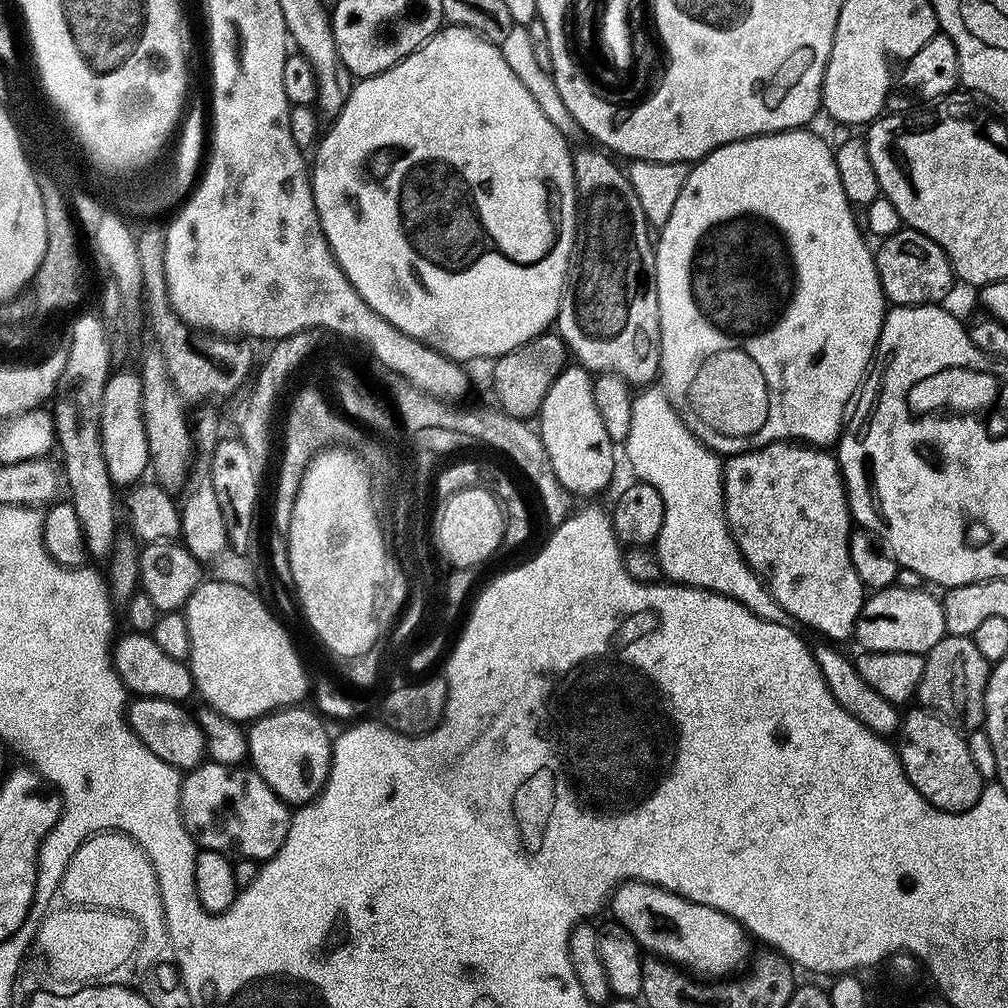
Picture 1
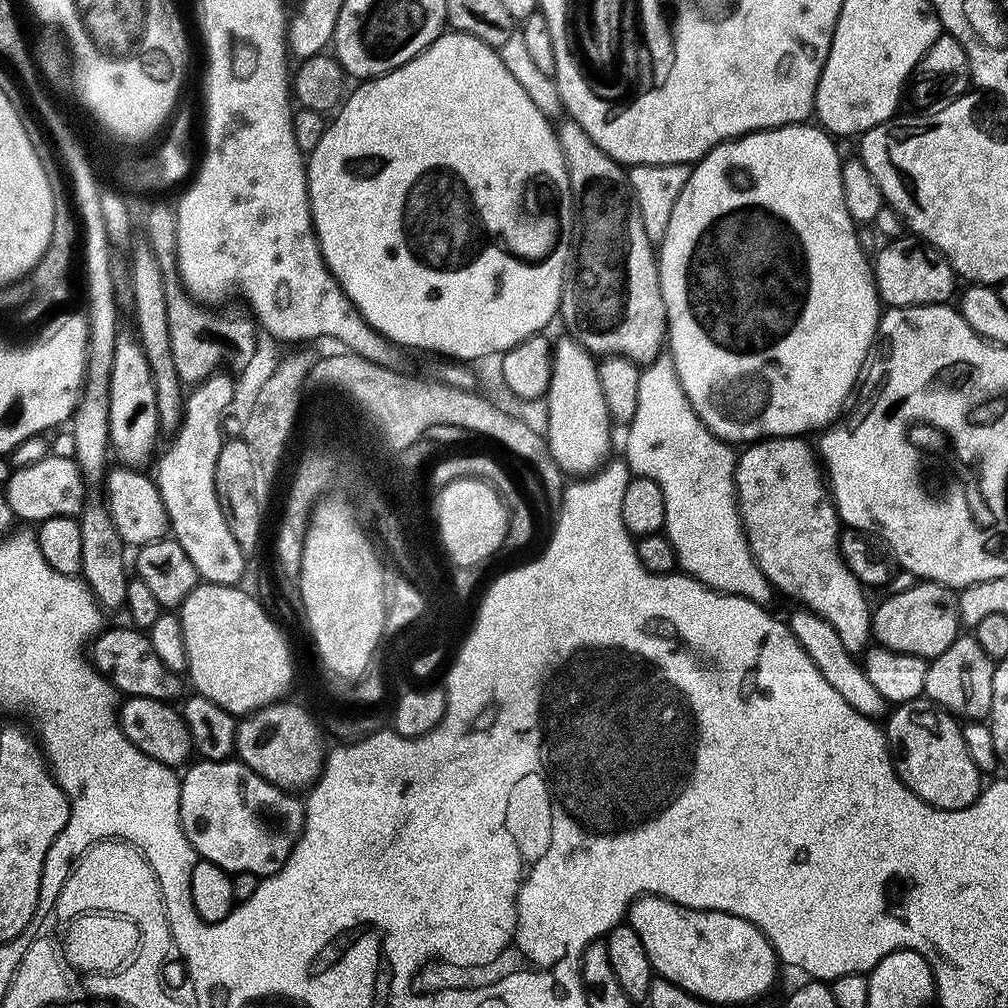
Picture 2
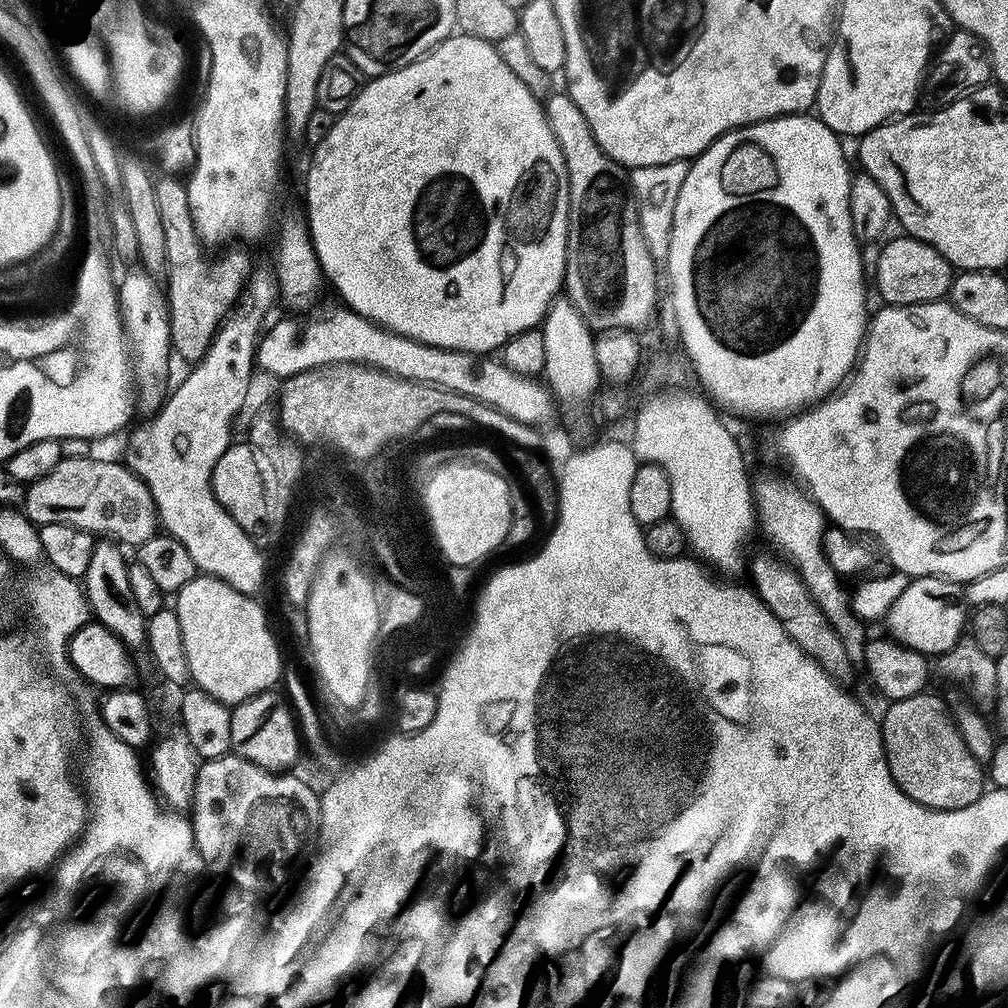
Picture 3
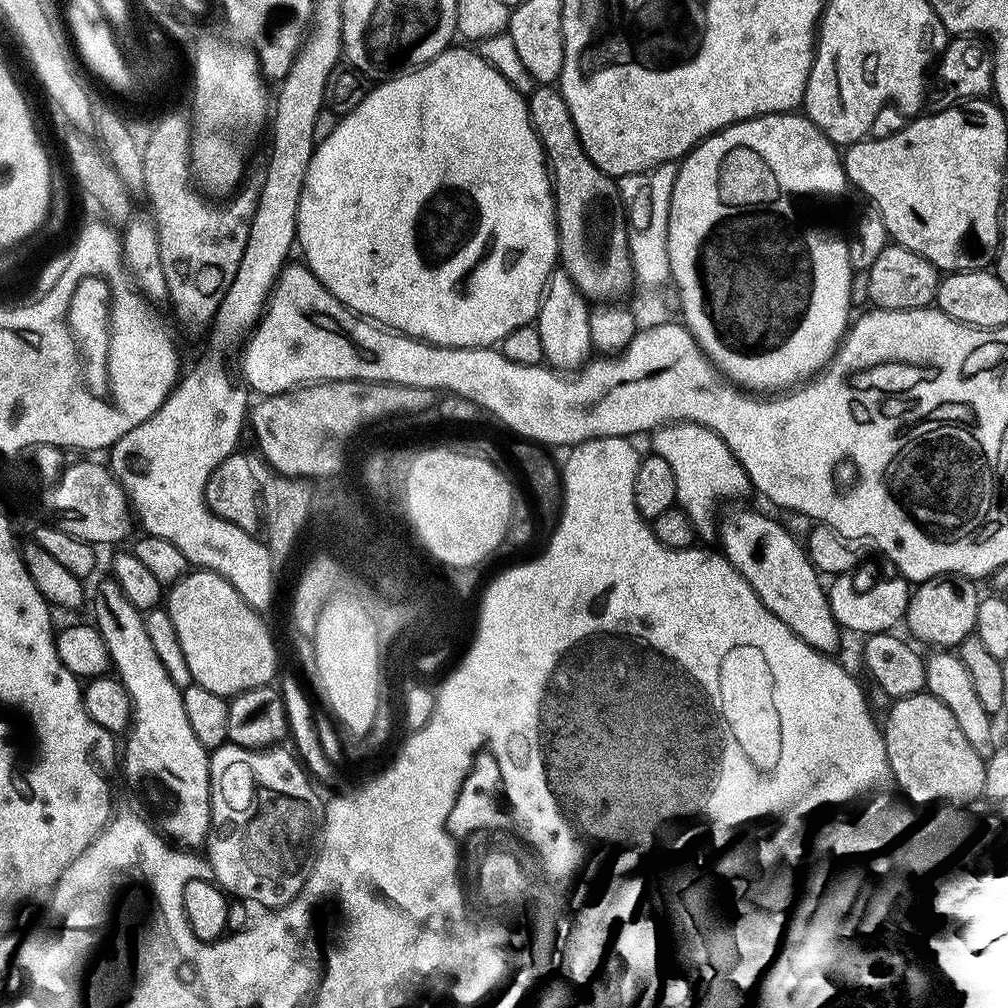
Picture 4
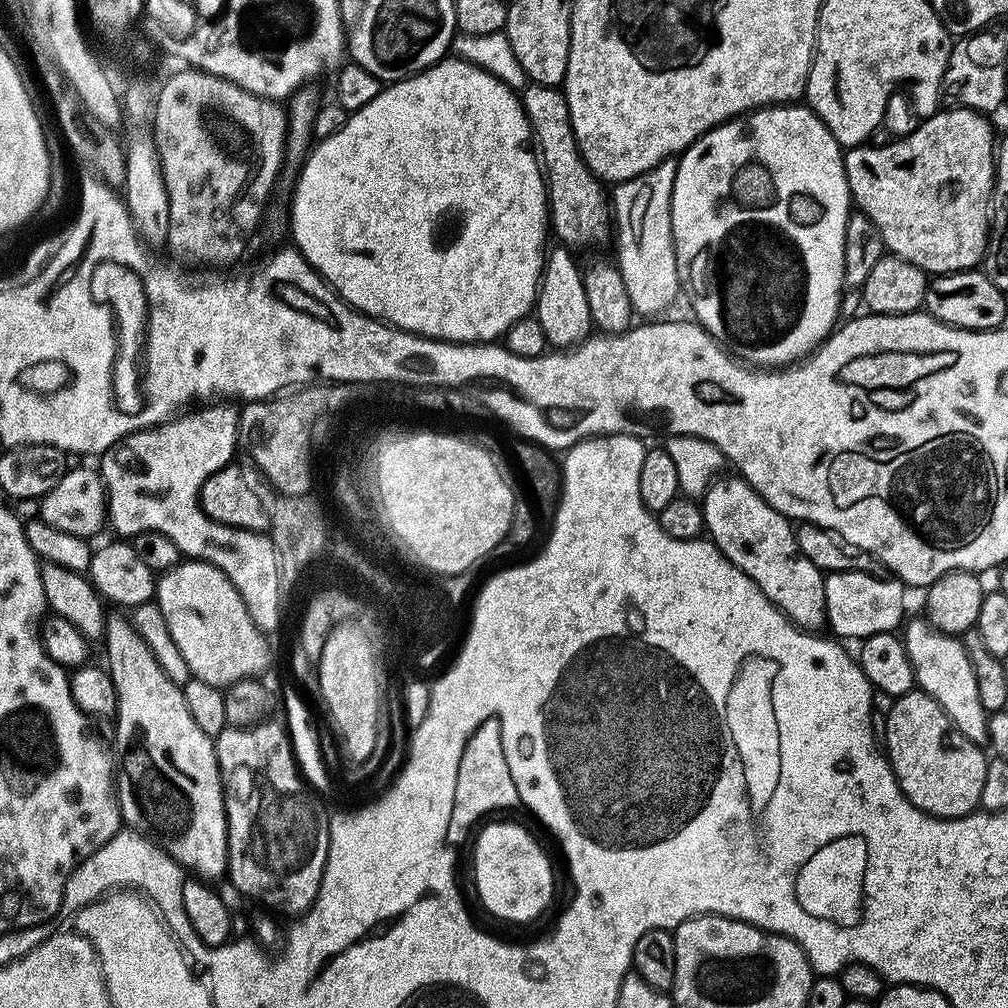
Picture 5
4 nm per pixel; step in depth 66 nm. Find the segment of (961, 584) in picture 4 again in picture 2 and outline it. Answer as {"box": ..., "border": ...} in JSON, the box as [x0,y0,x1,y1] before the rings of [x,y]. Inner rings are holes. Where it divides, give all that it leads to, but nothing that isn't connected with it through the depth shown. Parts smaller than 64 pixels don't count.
{"box":[871,582,961,658],"border":[[[918,582],[901,592],[892,592],[881,602],[875,605],[871,613],[872,636],[875,643],[882,648],[889,648],[895,652],[905,652],[911,656],[922,656],[931,658],[942,654],[950,642],[954,642],[961,631],[960,615],[956,609],[957,593],[949,588],[947,584],[937,584],[935,582]]]}

